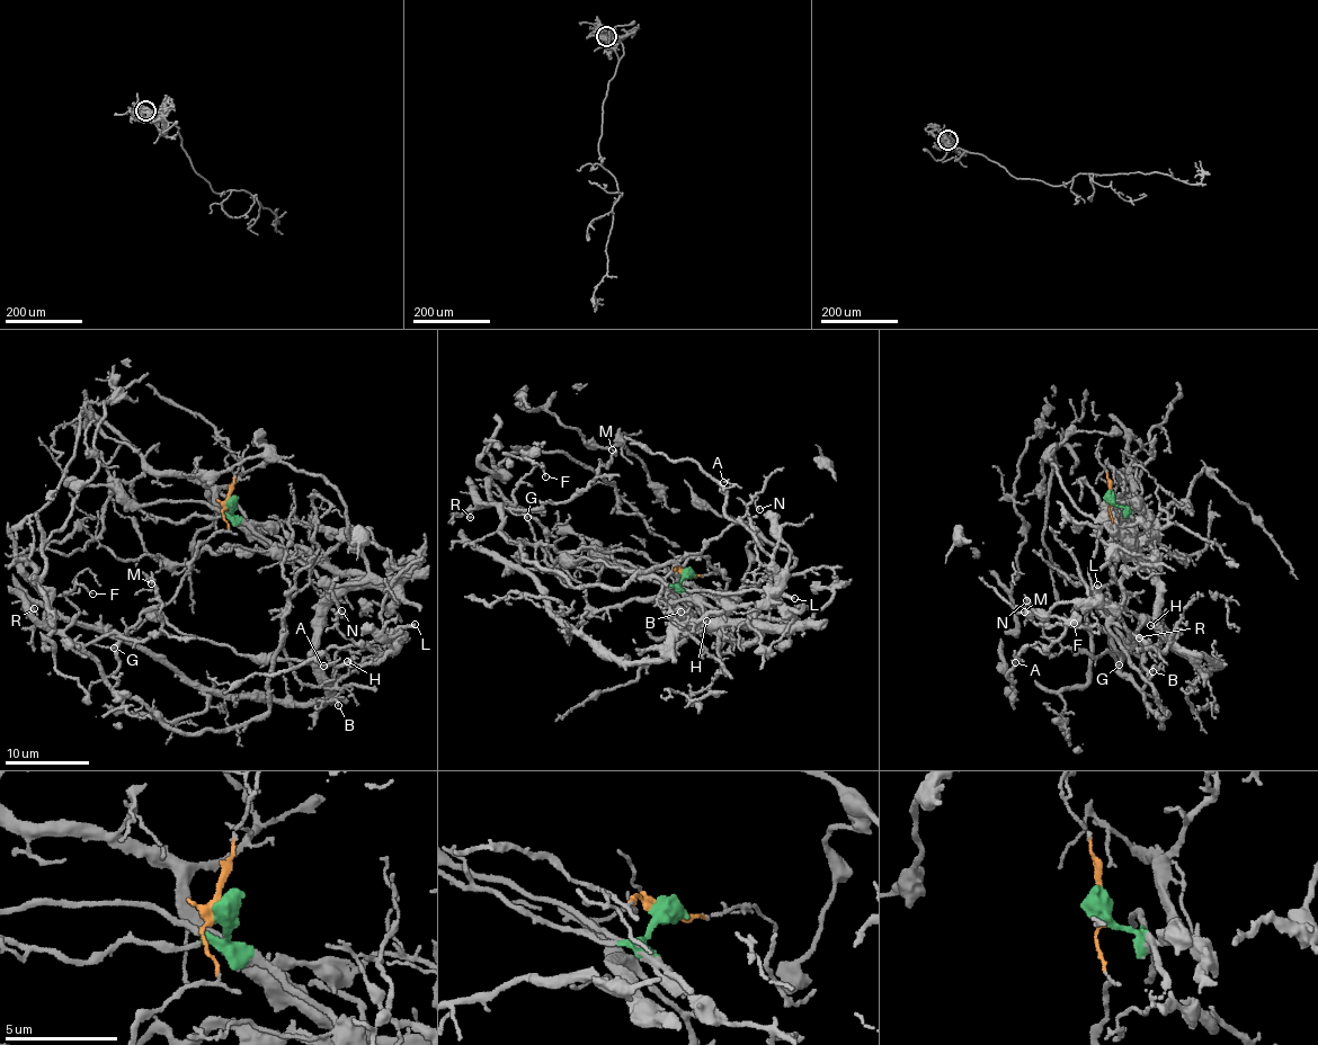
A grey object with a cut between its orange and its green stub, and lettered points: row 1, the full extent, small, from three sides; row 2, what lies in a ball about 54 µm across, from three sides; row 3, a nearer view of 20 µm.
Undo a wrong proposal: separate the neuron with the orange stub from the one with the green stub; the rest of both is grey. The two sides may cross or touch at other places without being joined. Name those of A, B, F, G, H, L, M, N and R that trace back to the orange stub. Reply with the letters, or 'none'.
F, G, M, R

